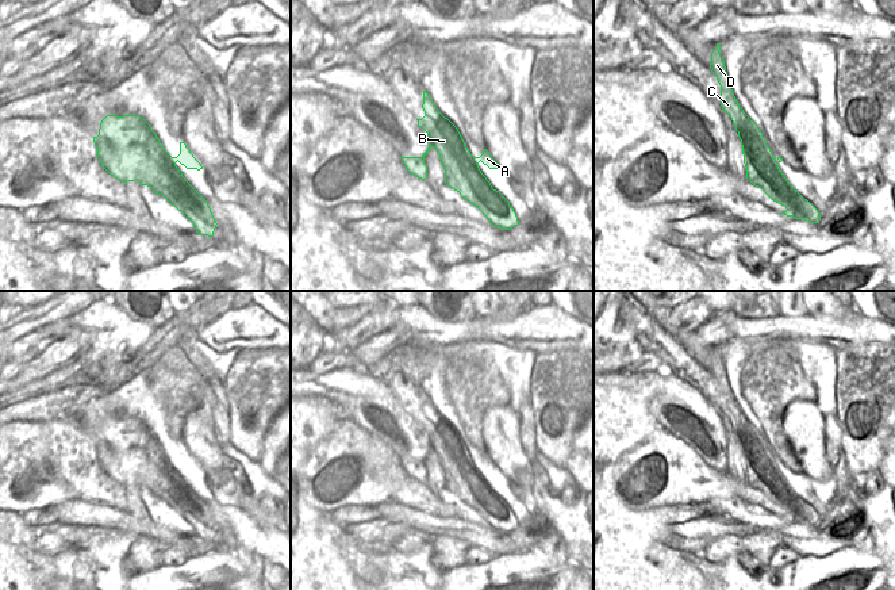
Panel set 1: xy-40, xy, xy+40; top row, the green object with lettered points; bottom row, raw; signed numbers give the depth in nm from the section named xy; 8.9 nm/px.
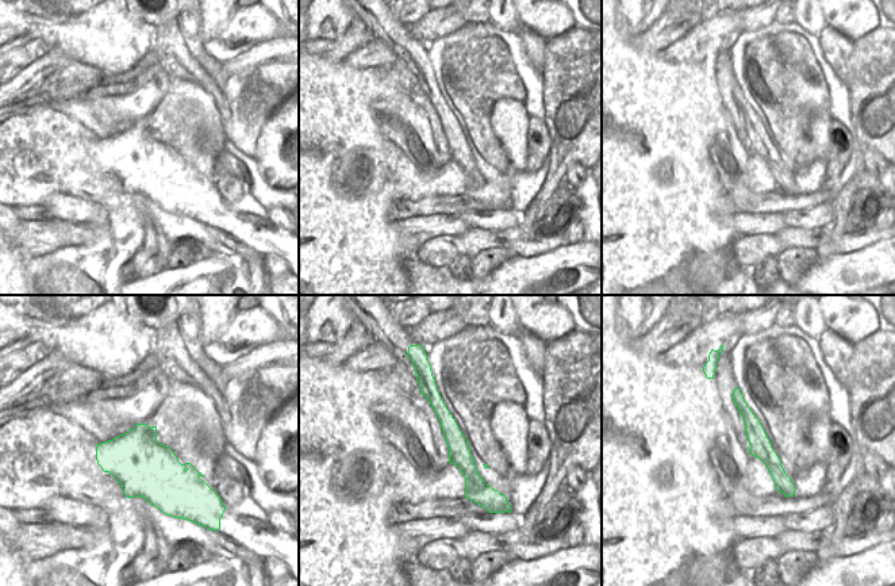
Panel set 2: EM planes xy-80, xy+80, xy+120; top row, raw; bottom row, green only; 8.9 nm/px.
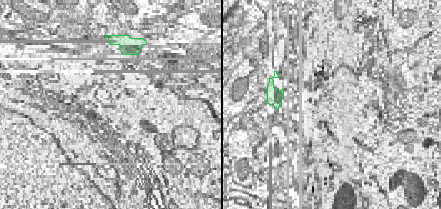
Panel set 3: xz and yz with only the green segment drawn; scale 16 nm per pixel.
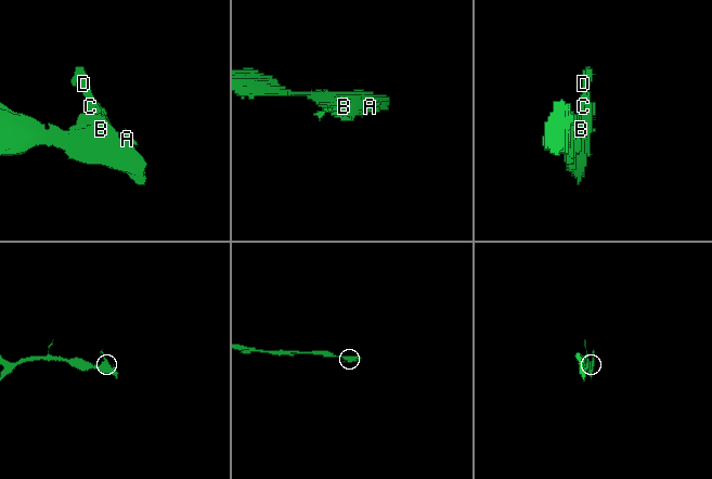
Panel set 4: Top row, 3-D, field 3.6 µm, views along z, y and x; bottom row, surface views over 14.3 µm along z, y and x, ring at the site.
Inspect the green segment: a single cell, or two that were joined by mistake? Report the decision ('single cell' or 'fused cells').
fused cells

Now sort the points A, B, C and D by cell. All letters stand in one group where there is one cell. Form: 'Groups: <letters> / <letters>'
Groups: A / B C D

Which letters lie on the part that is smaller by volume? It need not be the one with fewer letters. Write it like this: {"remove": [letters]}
{"remove": ["B", "C", "D"]}

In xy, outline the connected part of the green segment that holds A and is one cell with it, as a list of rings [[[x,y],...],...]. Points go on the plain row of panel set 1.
[[[483,452],[483,457],[480,460],[475,460],[472,459],[472,463],[476,468],[476,472],[480,478],[480,480],[484,483],[484,486],[498,498],[500,499],[507,507],[510,507],[510,505],[496,493],[492,491],[491,486],[487,483],[487,480],[481,476],[480,471],[479,471],[479,466],[481,464],[484,468],[487,468],[489,472],[500,472],[500,468],[492,461],[492,459],[488,456],[487,452]]]

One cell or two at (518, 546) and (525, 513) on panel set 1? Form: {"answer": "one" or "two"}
{"answer": "two"}

